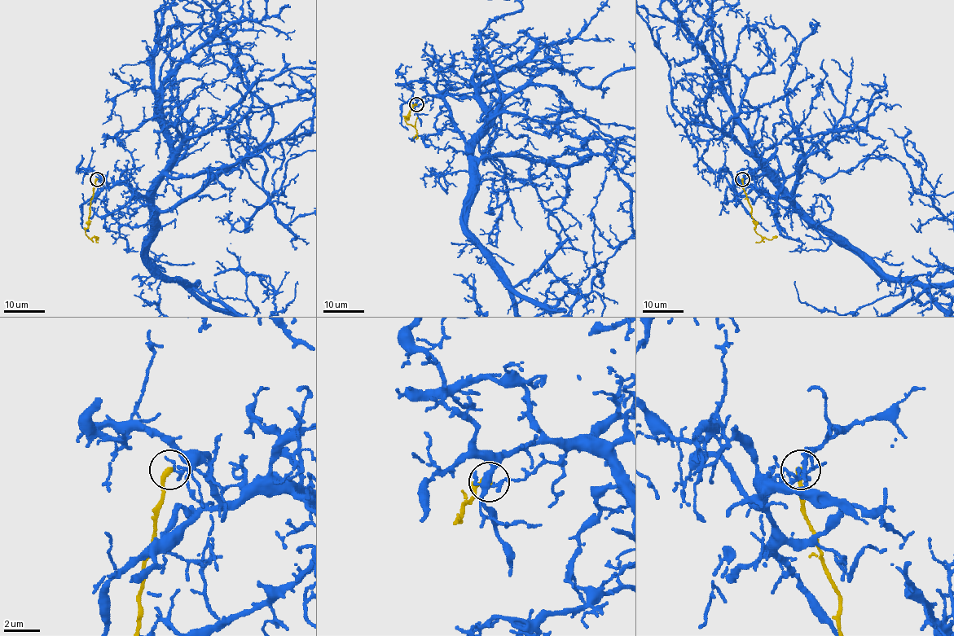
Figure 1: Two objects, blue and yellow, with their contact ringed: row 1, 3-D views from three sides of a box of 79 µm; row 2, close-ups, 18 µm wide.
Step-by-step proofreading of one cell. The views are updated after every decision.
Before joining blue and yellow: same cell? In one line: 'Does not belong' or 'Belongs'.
Does not belong

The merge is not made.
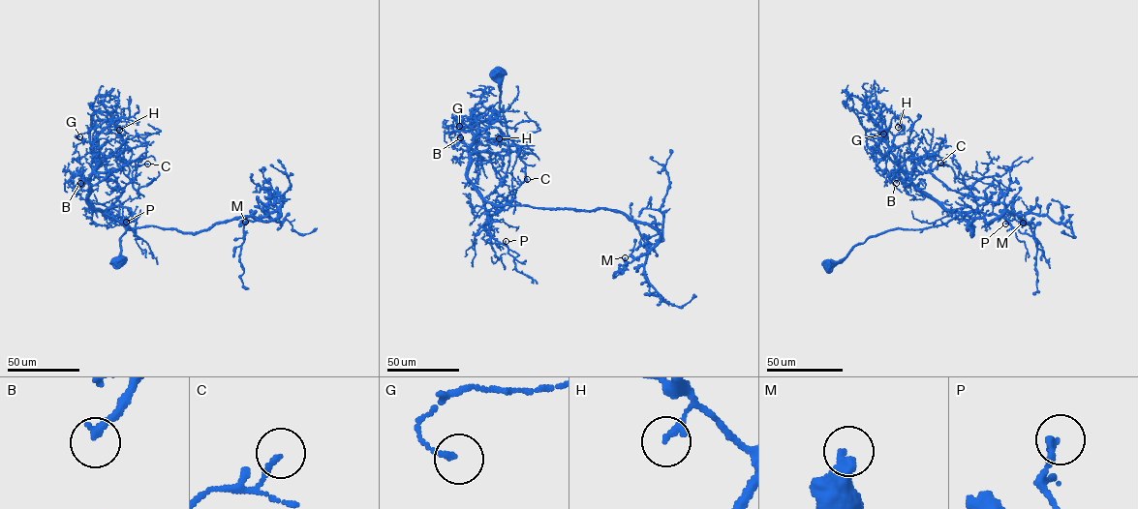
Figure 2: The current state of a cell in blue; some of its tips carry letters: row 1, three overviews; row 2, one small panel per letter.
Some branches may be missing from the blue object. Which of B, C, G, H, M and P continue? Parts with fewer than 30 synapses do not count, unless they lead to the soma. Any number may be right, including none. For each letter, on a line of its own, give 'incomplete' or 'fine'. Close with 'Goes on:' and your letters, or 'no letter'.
B: incomplete
C: fine
G: fine
H: fine
M: fine
P: fine
Goes on: B

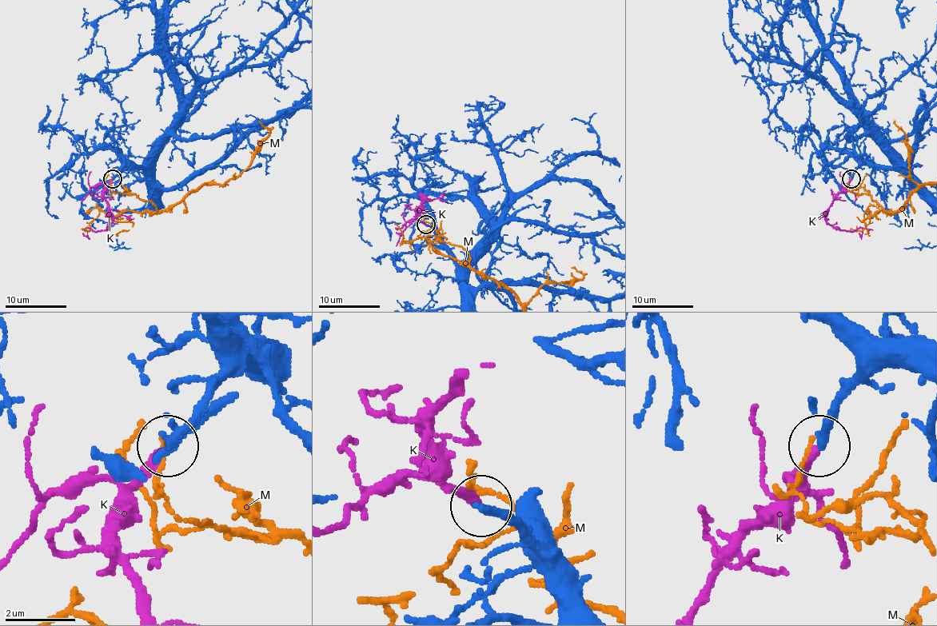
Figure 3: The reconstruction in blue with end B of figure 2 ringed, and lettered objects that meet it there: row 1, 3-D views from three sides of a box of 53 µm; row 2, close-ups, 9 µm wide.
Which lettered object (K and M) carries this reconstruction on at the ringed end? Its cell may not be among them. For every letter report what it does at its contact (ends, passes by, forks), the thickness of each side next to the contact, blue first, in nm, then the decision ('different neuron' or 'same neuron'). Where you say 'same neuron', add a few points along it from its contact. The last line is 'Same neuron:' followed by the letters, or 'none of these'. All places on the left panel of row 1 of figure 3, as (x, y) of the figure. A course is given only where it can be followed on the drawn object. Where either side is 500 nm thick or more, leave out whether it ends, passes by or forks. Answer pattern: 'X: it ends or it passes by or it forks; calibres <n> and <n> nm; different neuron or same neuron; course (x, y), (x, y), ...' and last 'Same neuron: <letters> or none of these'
K: it ends; calibres 260 and 280 nm; same neuron; course (111, 178), (103, 198), (111, 219), (105, 230), (82, 230)
M: it ends; calibres 260 and 80 nm; different neuron
Same neuron: K

